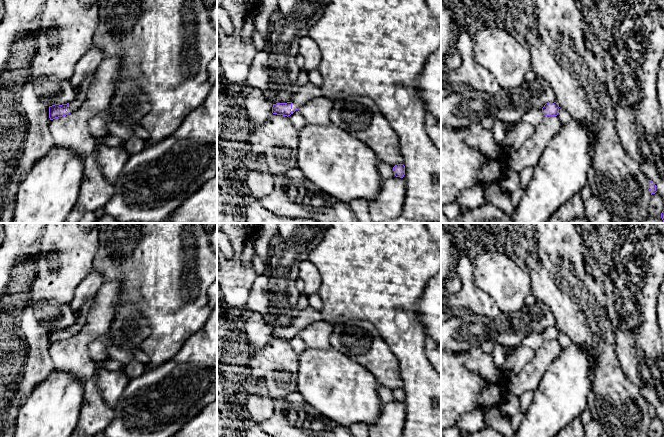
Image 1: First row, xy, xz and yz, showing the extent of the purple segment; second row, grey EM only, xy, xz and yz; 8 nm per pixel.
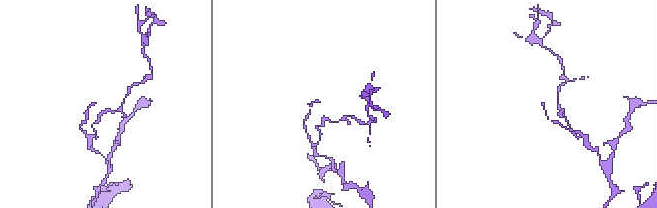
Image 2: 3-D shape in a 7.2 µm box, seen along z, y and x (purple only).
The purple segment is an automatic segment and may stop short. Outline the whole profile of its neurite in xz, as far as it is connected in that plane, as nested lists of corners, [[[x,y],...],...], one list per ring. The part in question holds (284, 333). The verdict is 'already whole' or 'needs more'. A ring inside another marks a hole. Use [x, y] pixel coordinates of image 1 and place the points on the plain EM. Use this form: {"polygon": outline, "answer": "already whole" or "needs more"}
{"polygon": [[[307,306],[301,311],[299,316],[294,319],[291,326],[273,328],[272,337],[288,341],[308,325],[321,319],[322,317],[319,311]]], "answer": "needs more"}

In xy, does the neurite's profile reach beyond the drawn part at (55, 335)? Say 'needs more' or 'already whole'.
needs more

